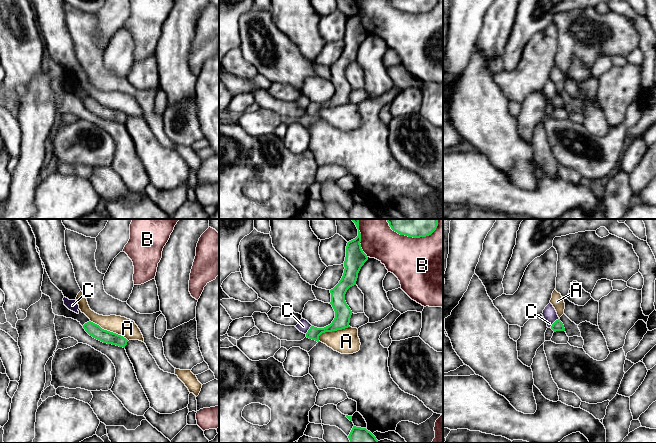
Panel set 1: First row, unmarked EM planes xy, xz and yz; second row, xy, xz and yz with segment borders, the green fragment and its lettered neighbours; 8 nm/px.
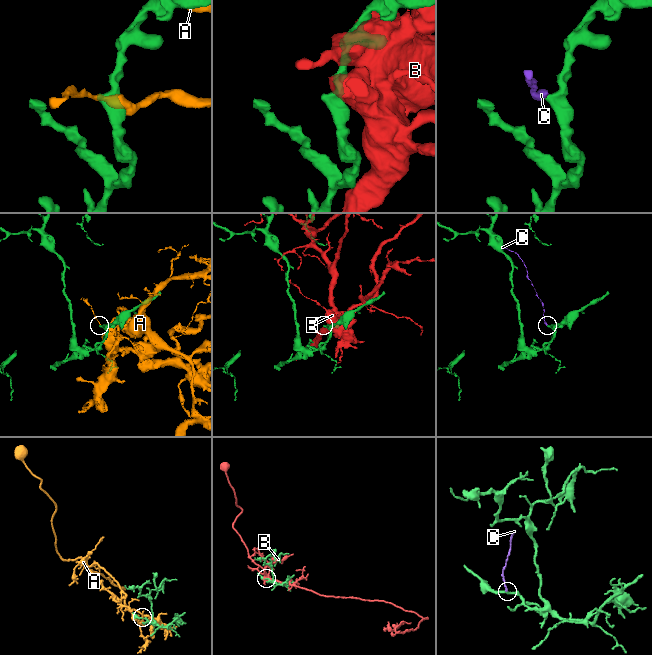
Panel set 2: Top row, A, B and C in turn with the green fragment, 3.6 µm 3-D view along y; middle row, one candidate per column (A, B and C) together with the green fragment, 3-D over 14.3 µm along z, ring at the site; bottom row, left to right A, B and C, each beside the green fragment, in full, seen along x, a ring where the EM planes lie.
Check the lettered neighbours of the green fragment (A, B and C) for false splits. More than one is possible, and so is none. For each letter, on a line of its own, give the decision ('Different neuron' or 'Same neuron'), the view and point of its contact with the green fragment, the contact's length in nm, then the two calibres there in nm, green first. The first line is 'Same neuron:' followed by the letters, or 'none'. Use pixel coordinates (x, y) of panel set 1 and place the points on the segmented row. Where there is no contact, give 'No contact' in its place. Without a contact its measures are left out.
Same neuron: none
A: Different neuron. Touches green at xy (109, 331). Shared border 360 nm. Thickness 110 nm (green) against 150 nm
B: Different neuron. Touches green at xz (360, 238). Shared border 320 nm. Thickness 160 nm (green) against 280 nm
C: Different neuron. Touches green at yz (553, 323). Shared border 100 nm. Thickness 80 nm (green) against 110 nm

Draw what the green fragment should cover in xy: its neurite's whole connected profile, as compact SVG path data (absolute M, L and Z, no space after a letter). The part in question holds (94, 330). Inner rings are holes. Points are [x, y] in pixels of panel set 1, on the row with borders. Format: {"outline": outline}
{"outline": "M89 321L83 325L85 331L93 338L107 344L125 348L128 340L121 335L102 329L99 325Z"}

